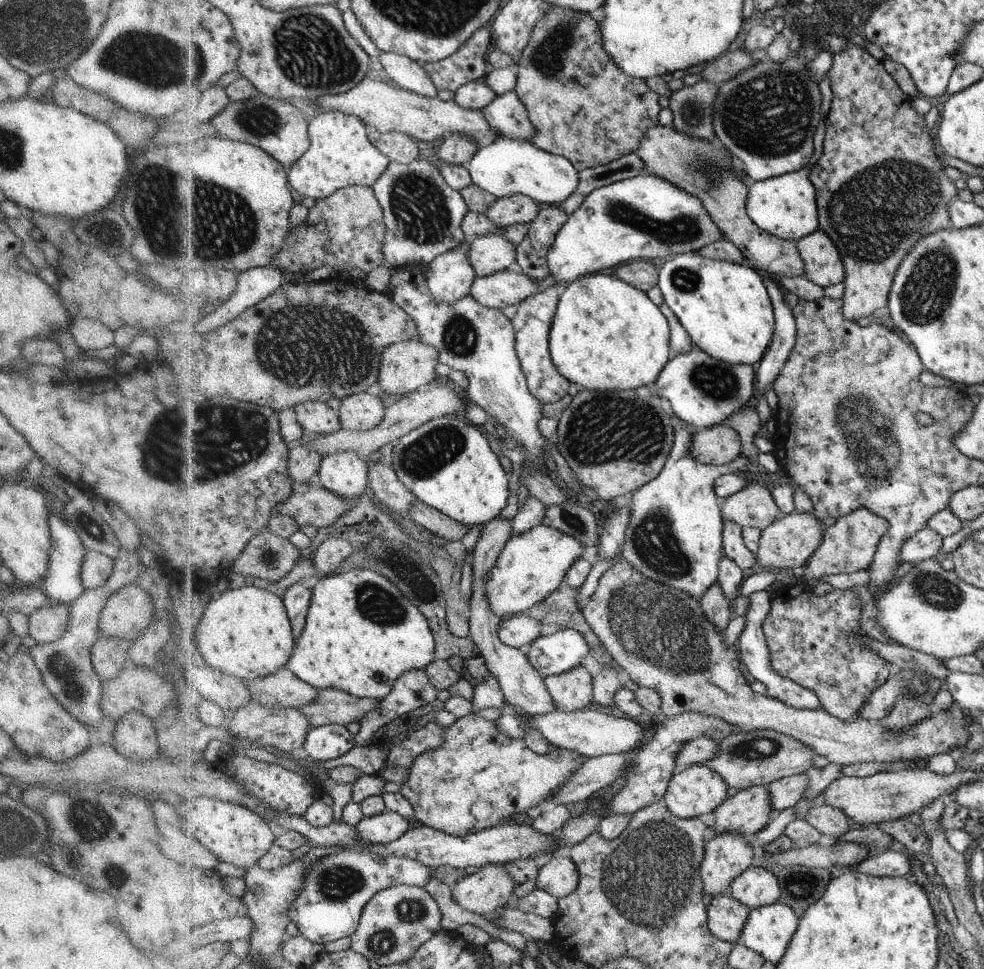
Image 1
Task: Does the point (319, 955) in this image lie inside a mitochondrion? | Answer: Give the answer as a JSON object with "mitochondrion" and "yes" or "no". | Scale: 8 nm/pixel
{"mitochondrion":"no"}

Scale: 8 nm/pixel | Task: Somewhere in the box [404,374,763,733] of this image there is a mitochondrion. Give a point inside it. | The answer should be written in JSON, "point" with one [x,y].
{"point":[659,631]}

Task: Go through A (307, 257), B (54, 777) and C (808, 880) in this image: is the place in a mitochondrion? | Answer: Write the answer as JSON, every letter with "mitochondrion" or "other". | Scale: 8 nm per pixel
{"A":"other","B":"other","C":"other"}

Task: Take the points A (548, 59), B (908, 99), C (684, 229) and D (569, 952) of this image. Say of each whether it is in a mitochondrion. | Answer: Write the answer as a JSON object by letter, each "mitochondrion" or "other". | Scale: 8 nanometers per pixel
{"A":"mitochondrion","B":"other","C":"mitochondrion","D":"other"}

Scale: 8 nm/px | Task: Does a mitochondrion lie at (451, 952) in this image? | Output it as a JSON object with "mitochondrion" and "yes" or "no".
{"mitochondrion":"no"}

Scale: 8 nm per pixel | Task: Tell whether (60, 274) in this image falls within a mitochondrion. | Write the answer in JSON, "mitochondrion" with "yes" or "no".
{"mitochondrion":"no"}

